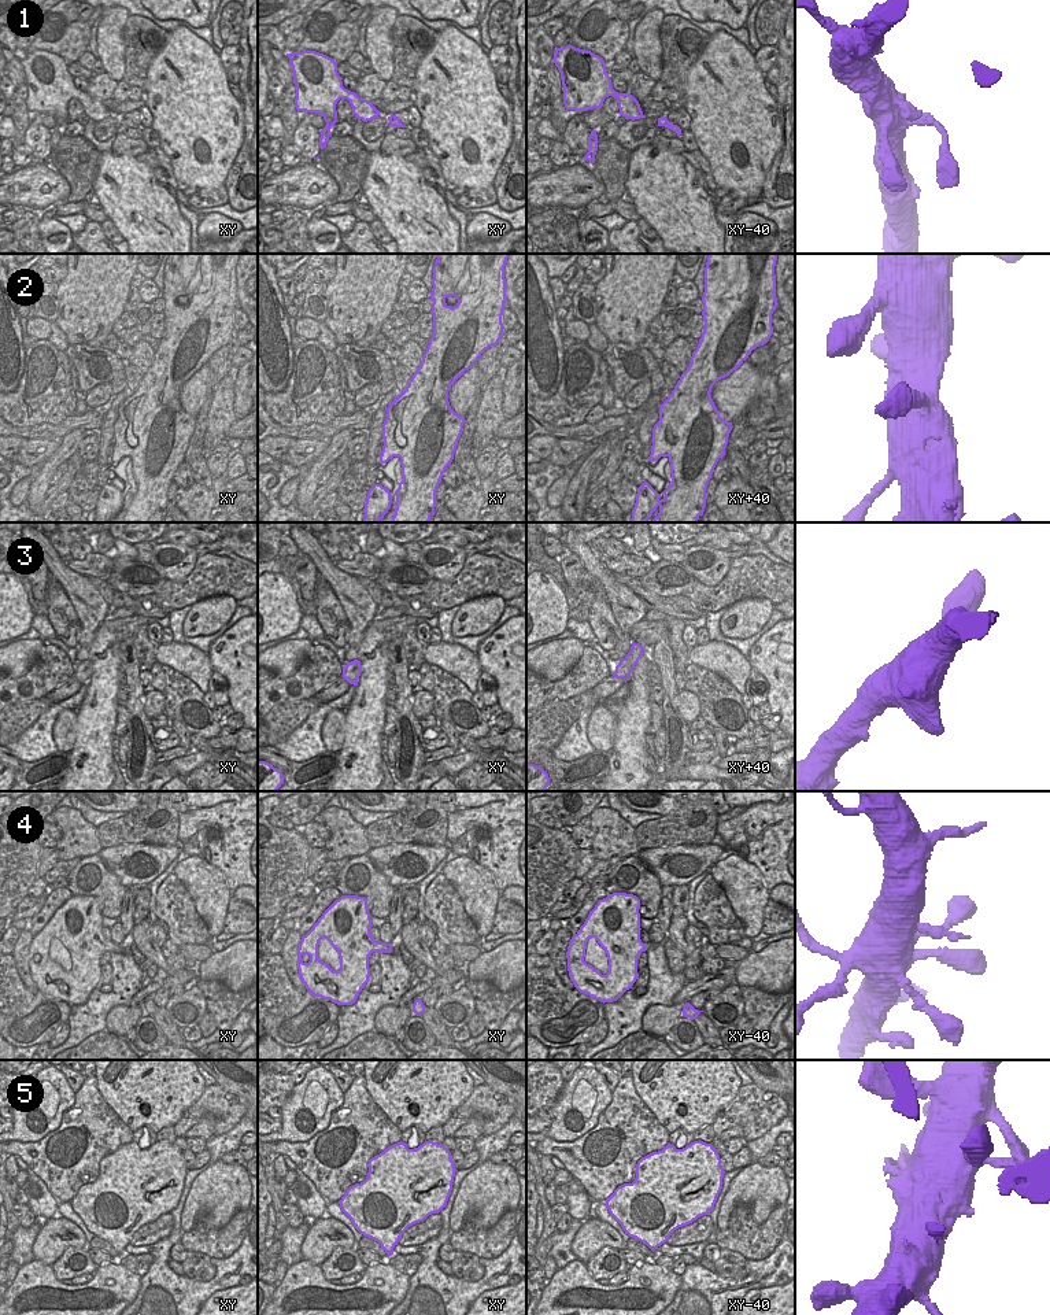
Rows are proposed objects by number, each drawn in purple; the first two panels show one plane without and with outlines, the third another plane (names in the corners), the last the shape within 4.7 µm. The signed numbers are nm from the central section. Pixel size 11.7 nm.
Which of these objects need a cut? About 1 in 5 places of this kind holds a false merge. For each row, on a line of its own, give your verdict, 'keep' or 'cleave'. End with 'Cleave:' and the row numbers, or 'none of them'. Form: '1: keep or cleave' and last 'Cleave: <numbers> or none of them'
1: keep
2: keep
3: keep
4: keep
5: keep
Cleave: none of them

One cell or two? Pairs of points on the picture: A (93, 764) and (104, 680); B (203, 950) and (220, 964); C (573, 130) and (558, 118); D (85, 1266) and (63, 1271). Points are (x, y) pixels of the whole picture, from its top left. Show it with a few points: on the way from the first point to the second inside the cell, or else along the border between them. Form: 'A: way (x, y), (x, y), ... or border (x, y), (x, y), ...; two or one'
A: way (93, 743), (93, 728), (100, 701); one
B: border (214, 952), (200, 963); two
C: border (569, 119), (562, 135); two
D: way (80, 1270), (69, 1271); one

